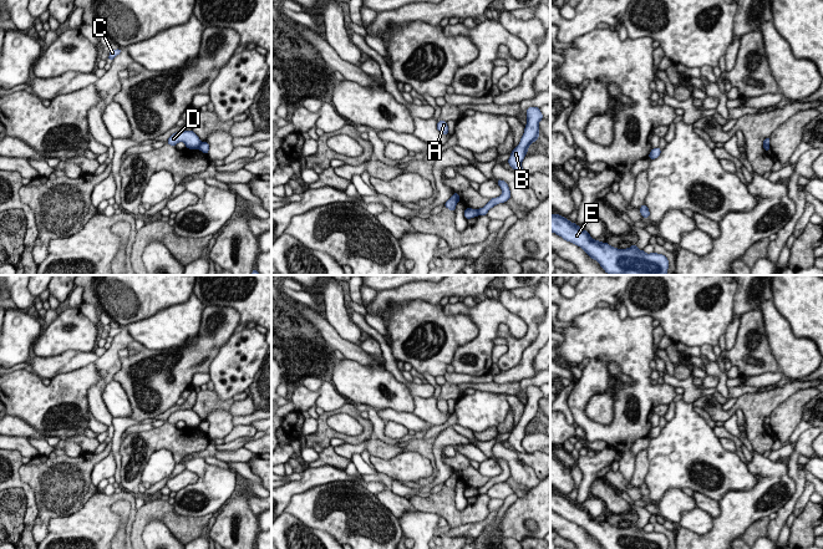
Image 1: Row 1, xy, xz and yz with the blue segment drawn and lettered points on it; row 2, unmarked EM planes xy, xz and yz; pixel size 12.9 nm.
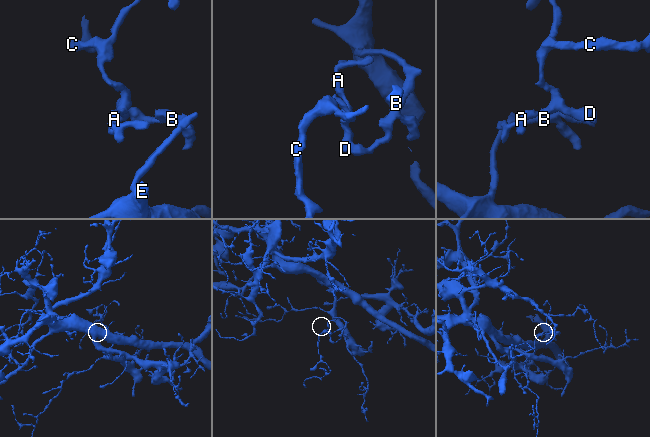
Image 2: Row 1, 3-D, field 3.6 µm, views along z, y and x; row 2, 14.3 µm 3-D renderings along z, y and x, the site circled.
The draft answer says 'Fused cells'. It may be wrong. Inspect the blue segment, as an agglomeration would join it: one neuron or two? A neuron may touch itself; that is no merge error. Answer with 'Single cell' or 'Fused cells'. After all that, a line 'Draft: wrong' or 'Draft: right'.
Fused cells
Draft: right

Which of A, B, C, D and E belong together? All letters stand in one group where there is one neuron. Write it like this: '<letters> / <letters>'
A C D / B E

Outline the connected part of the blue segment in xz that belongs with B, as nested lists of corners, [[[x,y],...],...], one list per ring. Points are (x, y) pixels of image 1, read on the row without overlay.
[[[529,386],[527,388],[527,405],[524,412],[520,417],[520,421],[510,432],[508,442],[517,452],[528,454],[527,451],[522,447],[522,439],[524,438],[528,426],[538,420],[539,416],[539,401],[543,398],[540,387]]]

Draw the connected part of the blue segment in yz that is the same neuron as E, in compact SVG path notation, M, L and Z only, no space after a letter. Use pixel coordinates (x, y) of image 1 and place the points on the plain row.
M550 493L550 510L564 519L580 525L604 549L667 549L665 534L639 529L636 523L628 528L616 528L608 522L594 519L589 510L559 493Z

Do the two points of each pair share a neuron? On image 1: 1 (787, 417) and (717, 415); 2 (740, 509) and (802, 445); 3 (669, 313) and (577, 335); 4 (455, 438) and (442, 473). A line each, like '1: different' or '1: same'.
1: same
2: different
3: different
4: same

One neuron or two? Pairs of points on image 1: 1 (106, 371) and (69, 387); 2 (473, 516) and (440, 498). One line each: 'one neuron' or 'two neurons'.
1: two neurons
2: one neuron

